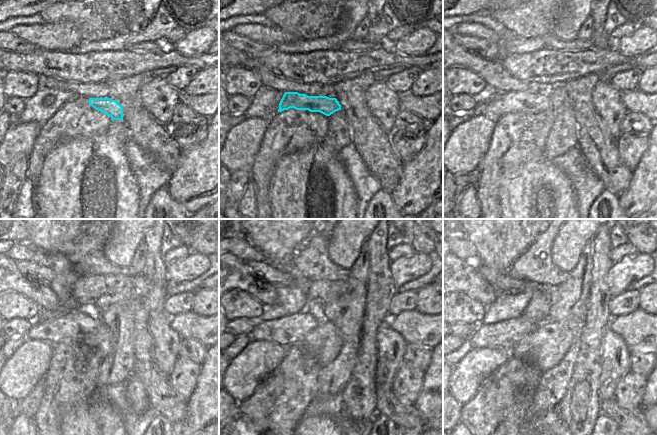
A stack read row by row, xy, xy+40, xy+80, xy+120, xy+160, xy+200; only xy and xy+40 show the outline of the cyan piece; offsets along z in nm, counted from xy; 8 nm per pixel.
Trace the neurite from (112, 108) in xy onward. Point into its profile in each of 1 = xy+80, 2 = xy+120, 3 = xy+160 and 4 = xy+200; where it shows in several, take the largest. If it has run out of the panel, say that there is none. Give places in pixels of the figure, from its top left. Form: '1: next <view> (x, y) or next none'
1: next xy+80 (505, 103)
2: next xy+120 (73, 325)
3: next xy+160 (287, 331)
4: next xy+200 (507, 333)

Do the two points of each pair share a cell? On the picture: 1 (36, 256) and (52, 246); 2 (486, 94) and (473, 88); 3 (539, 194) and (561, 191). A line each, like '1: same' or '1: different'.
1: different
2: different
3: same

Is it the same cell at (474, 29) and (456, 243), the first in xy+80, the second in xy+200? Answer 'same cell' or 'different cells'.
same cell

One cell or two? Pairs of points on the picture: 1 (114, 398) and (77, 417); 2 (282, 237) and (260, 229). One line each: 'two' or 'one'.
1: two
2: one

